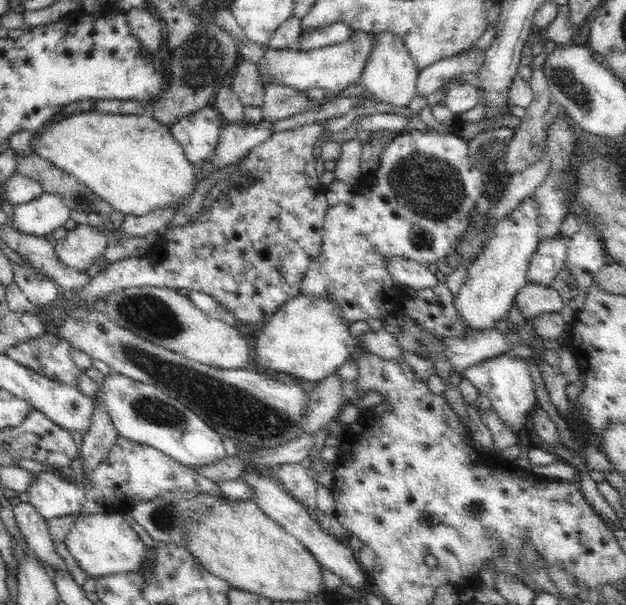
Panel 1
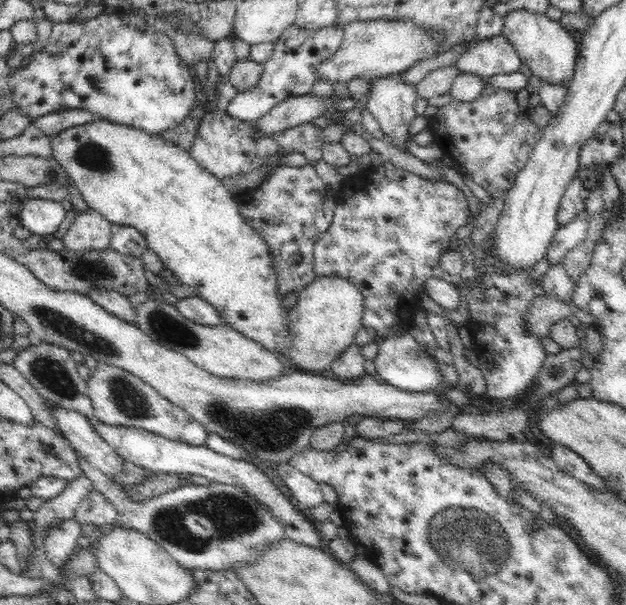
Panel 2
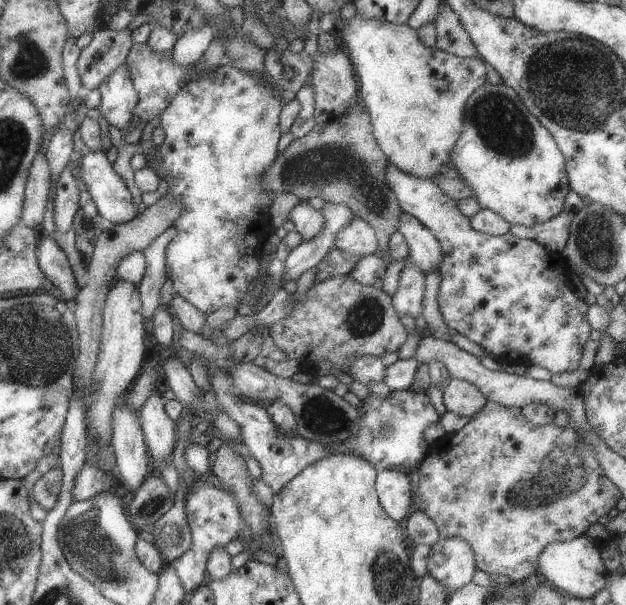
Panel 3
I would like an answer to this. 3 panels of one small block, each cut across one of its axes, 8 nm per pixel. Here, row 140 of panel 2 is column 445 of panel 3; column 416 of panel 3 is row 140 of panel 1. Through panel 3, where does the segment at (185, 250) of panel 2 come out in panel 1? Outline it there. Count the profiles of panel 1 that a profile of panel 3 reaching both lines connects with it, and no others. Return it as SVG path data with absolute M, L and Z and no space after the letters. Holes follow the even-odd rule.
M95 110L64 114L31 137L32 152L77 178L122 214L142 216L156 208L183 207L196 185L195 171L182 145L152 115L104 114Z

